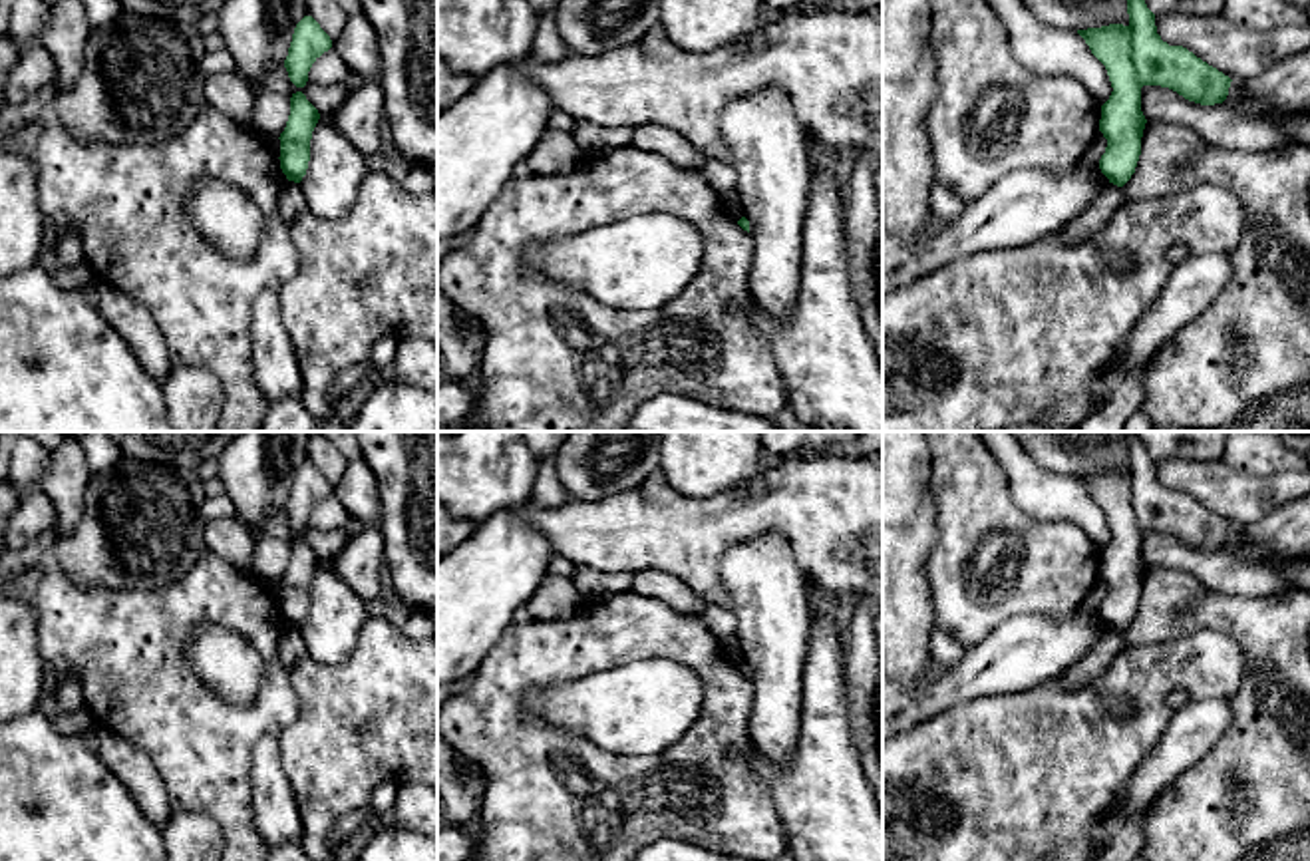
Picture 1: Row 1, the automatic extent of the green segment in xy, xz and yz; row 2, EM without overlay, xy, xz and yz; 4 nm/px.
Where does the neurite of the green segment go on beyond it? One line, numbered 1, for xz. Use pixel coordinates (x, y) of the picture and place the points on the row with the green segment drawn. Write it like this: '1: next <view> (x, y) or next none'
1: next none

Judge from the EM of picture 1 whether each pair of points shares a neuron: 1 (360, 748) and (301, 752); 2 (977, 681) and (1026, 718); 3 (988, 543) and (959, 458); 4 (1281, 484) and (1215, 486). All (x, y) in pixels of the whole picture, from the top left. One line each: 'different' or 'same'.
1: same
2: different
3: same
4: same

